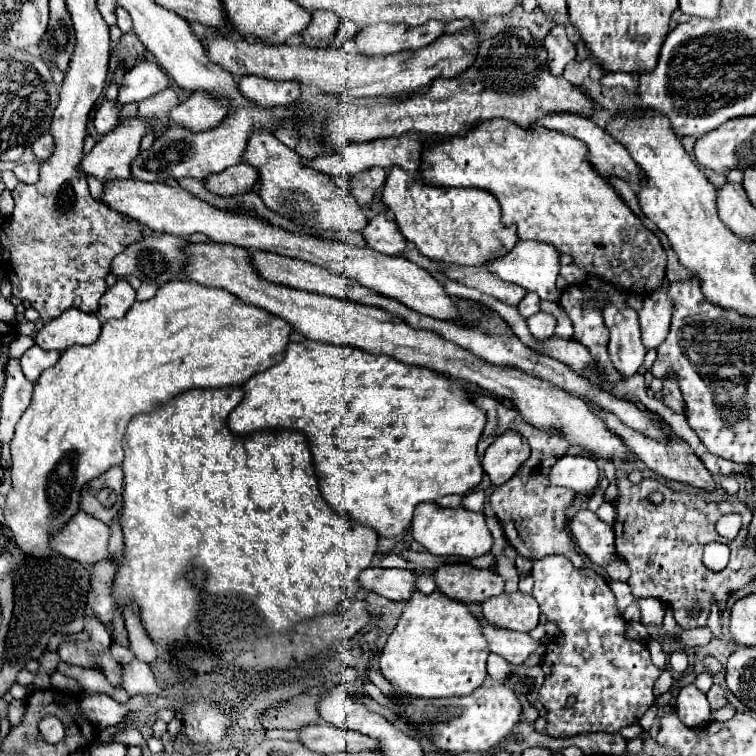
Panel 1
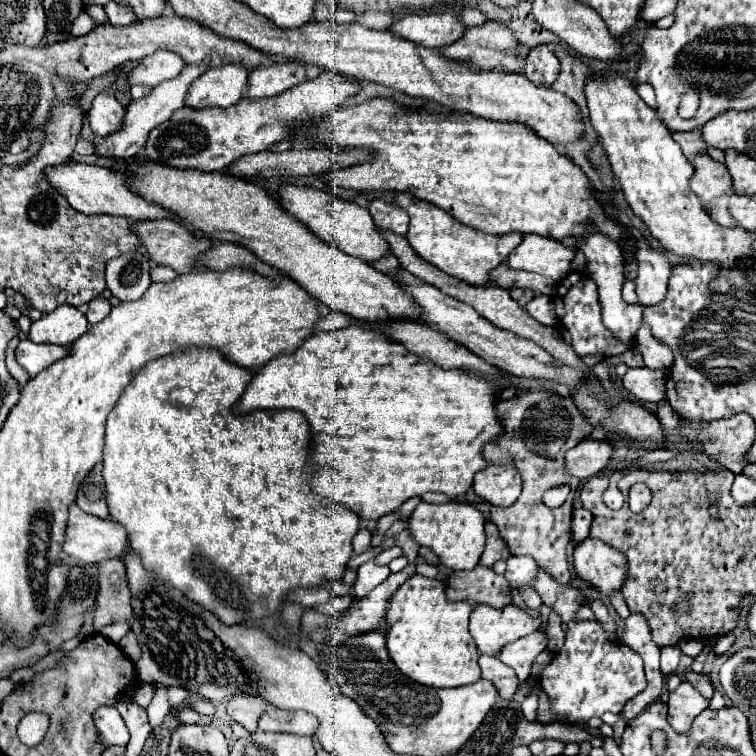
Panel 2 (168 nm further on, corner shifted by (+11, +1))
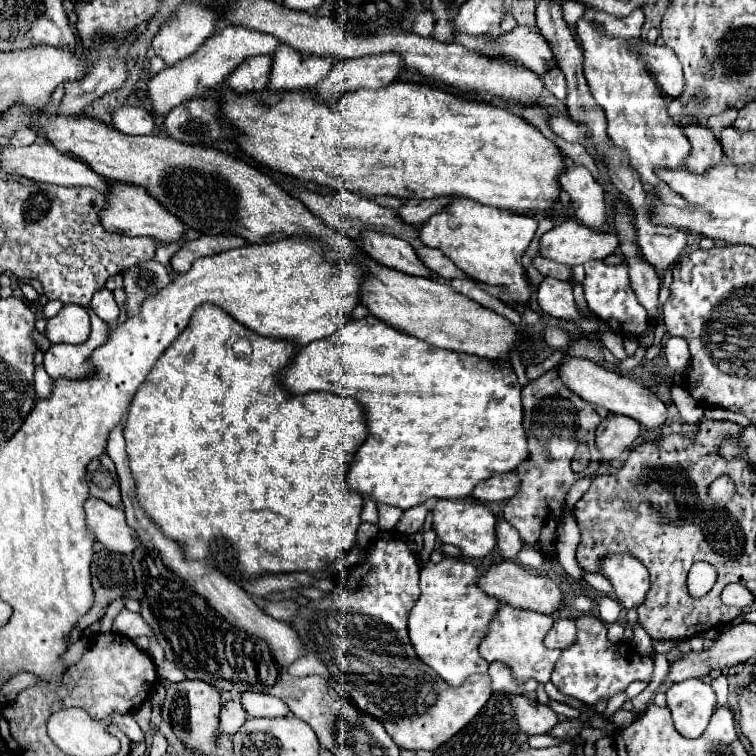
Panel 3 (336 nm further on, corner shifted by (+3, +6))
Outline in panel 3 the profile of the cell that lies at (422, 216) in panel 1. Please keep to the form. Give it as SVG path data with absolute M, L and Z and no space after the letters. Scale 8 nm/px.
M457 199L449 209L441 209L441 213L429 217L419 229L419 237L425 245L447 255L469 277L489 285L505 285L507 291L501 297L503 303L527 305L531 289L521 265L521 255L535 237L535 231L537 219L529 215L513 215L469 199Z

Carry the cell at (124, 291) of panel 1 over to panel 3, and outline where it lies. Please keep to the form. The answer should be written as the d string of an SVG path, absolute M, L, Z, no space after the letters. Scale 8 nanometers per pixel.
M101 289L101 293L93 295L91 309L99 319L103 319L109 325L113 325L119 317L119 307L117 307L117 303L113 299L113 293L109 289Z

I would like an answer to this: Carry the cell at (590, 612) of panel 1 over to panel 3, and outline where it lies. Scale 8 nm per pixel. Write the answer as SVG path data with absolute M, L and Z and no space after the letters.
M581 615L575 619L577 625L577 639L569 649L563 649L559 661L555 663L551 681L553 685L587 705L595 705L597 701L609 701L613 695L623 693L629 683L643 679L649 681L653 675L653 659L647 655L635 653L629 645L611 643L607 639L607 625L595 615Z

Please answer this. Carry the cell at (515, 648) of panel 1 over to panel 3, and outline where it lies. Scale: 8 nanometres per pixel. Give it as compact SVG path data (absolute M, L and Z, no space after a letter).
M557 617L551 631L545 635L543 645L547 649L565 649L575 641L575 621Z

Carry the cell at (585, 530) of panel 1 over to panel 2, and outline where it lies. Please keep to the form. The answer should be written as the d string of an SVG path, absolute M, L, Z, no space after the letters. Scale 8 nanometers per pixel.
M587 538L575 548L573 568L581 580L593 584L601 596L611 598L627 582L627 558L601 540Z

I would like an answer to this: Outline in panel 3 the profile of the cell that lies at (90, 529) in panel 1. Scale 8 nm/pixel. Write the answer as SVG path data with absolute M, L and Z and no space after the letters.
M89 497L85 501L87 529L97 543L115 553L133 553L139 545L137 535L125 521L125 511L121 507L111 507L105 501Z

